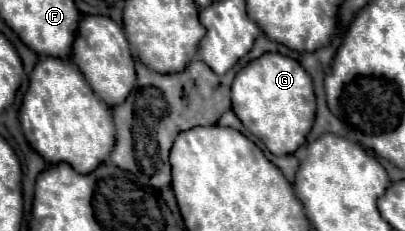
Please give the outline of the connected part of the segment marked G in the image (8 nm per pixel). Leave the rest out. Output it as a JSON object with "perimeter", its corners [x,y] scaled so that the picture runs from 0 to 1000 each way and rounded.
{"perimeter":[[[657,225],[583,320],[573,364],[573,476],[677,675],[726,667],[775,528],[780,424],[770,338],[741,268],[681,225]]]}

